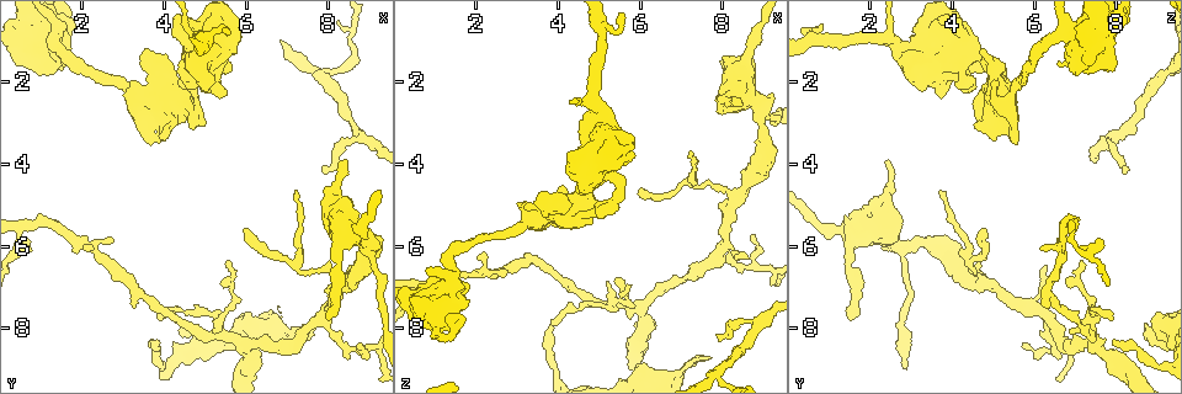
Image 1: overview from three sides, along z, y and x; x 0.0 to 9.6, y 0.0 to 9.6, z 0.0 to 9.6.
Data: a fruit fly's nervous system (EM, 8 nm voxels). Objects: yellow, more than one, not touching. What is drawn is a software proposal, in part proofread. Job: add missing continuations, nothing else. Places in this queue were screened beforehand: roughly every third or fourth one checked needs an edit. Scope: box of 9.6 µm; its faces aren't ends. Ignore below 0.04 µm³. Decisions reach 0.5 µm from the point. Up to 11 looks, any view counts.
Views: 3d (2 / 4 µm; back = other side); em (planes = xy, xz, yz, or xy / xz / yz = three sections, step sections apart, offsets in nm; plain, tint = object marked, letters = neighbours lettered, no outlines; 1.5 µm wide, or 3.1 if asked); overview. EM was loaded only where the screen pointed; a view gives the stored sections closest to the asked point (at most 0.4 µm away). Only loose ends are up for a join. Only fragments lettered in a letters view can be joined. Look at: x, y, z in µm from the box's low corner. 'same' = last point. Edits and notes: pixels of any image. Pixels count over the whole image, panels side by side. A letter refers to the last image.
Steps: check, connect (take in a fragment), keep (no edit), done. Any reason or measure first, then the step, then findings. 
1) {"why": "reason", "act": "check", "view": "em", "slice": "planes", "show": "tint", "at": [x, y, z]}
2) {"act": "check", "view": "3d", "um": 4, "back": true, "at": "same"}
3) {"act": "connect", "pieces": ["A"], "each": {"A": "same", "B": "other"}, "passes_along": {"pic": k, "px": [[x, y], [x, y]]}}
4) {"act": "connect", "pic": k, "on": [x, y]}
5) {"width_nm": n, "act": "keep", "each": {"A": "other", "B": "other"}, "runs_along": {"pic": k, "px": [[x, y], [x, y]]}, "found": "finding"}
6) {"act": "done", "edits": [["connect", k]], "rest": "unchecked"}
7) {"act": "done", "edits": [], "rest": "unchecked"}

{"act": "check", "view": "em", "slice": "xz", "step": 4, "show": "tint", "at": [7.90, 4.30, 8.15]}

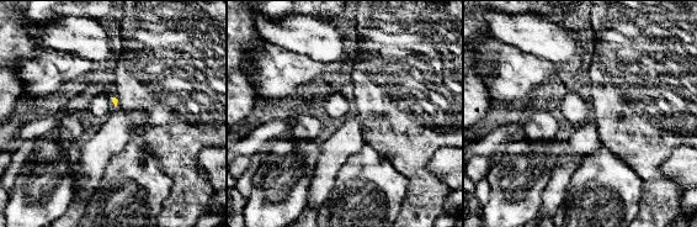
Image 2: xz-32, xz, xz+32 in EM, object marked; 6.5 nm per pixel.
{"why": "cut it another way", "act": "check", "view": "em", "slice": "planes", "show": "letters", "at": "same"}

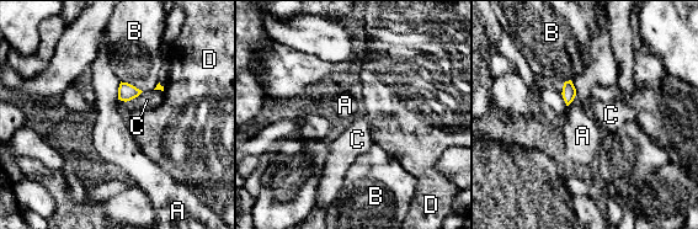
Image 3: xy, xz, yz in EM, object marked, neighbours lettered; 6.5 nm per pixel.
{"longest_contact_nm": ["A", 180], "act": "keep", "each": {"A": "other", "B": "other", "C": "other", "D": "other"}, "border": {"pic": 3, "px": [[571, 80], [575, 97], [568, 106]]}, "found": "none of them fits"}

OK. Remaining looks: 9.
{"why": "an open end", "act": "check", "view": "em", "slice": "yz", "step": 4, "show": "tint", "at": [7.70, 7.95, 8.70]}

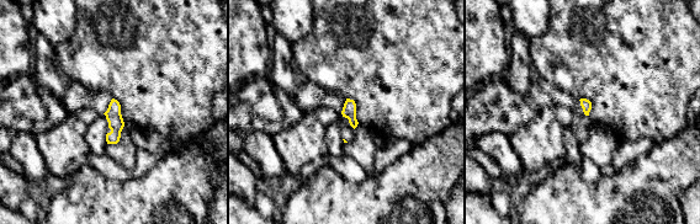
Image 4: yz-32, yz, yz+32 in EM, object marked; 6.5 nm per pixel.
{"why": "another direction", "act": "check", "view": "em", "slice": "planes", "show": "letters", "at": "same"}

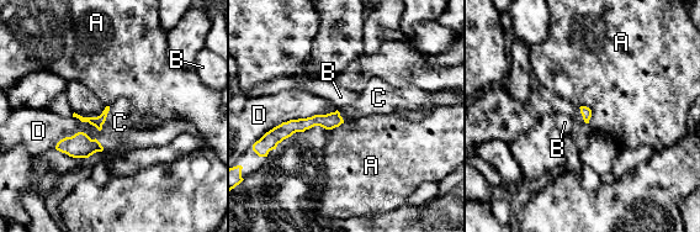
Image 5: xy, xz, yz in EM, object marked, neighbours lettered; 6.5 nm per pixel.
{"act": "connect", "pic": 5, "on": [120, 122], "each": {"A": "other", "B": "other", "C": "same", "D": "other"}, "found": "it goes on there"}

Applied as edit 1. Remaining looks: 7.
{"why": "an open end", "act": "check", "view": "3d", "um": 4, "at": [8.80, 8.35, 5.75]}

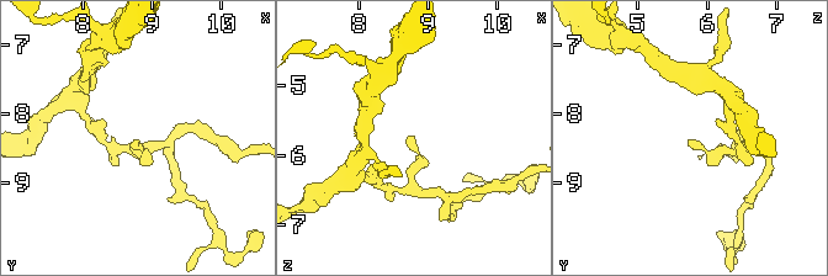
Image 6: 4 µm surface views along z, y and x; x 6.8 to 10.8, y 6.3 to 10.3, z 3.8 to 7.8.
{"act": "check", "view": "em", "slice": "planes", "show": "letters", "at": [8.80, 8.35, 5.75]}

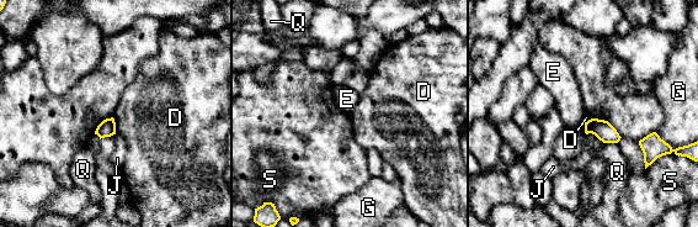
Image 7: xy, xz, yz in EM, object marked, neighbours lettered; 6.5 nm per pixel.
{"width_nm": 110, "act": "keep", "each": {"D": "other", "E": "other", "G": "other", "J": "other", "Q": "other", "S": "other"}, "found": "no lettered fragment goes on from it"}

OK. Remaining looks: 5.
{"act": "done", "edits": [["connect", 5]], "rest": "unchecked"}

